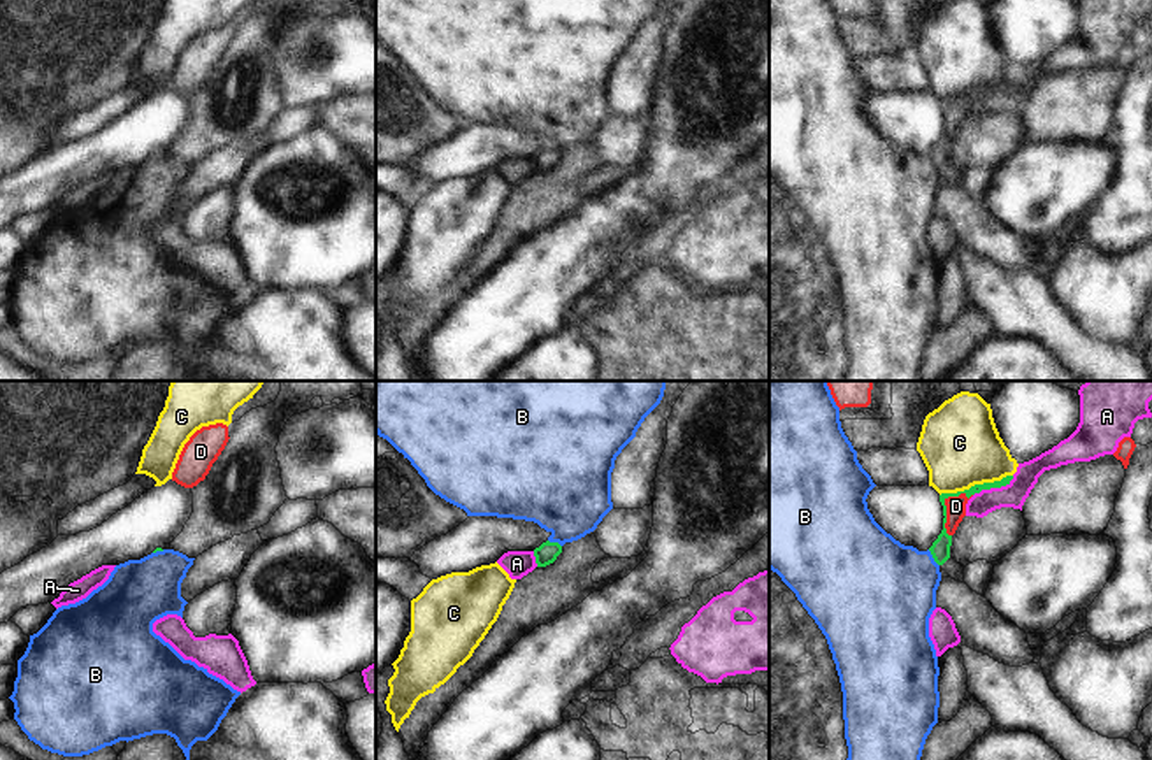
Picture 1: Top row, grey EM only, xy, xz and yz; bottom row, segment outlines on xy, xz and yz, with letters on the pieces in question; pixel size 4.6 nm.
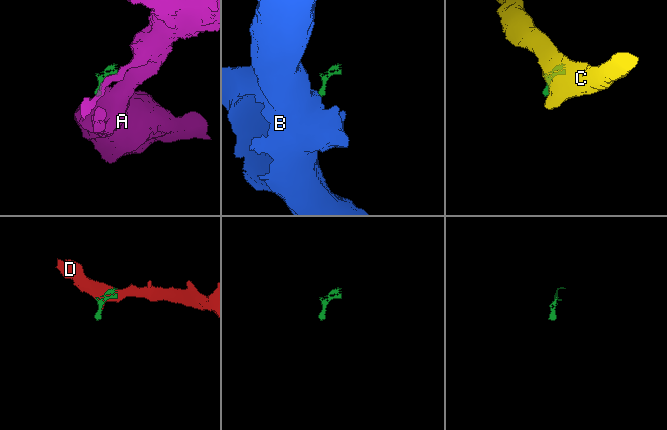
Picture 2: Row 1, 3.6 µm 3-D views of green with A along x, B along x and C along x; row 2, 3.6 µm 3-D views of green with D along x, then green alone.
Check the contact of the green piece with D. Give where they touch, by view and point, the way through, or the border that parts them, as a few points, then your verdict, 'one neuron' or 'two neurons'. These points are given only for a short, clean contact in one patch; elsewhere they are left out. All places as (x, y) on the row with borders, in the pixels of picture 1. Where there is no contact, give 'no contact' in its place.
contact yz (945, 506); one neuron

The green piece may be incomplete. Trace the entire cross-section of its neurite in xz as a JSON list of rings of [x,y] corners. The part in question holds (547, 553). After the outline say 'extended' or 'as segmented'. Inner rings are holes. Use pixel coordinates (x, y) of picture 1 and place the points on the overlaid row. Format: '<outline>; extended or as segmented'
[[[543,542],[539,548],[534,549],[537,567],[553,563],[560,553],[562,546],[558,542]]]; as segmented

